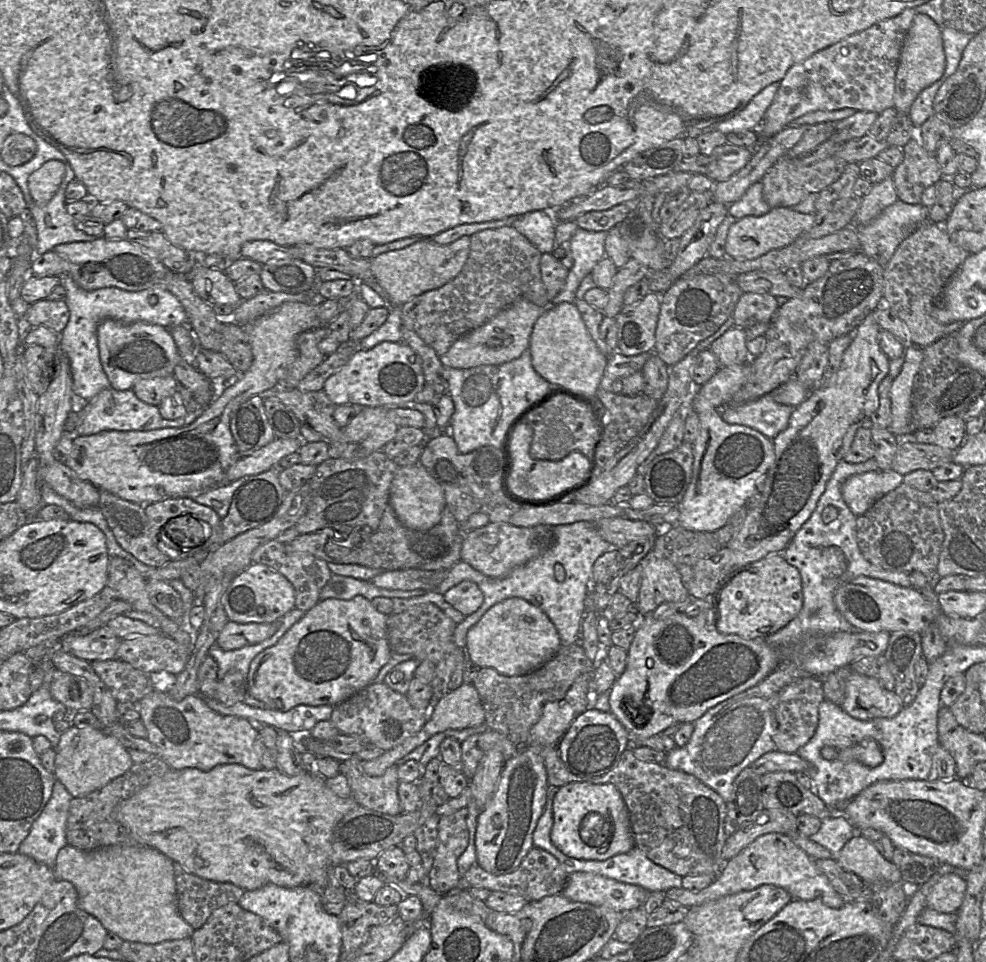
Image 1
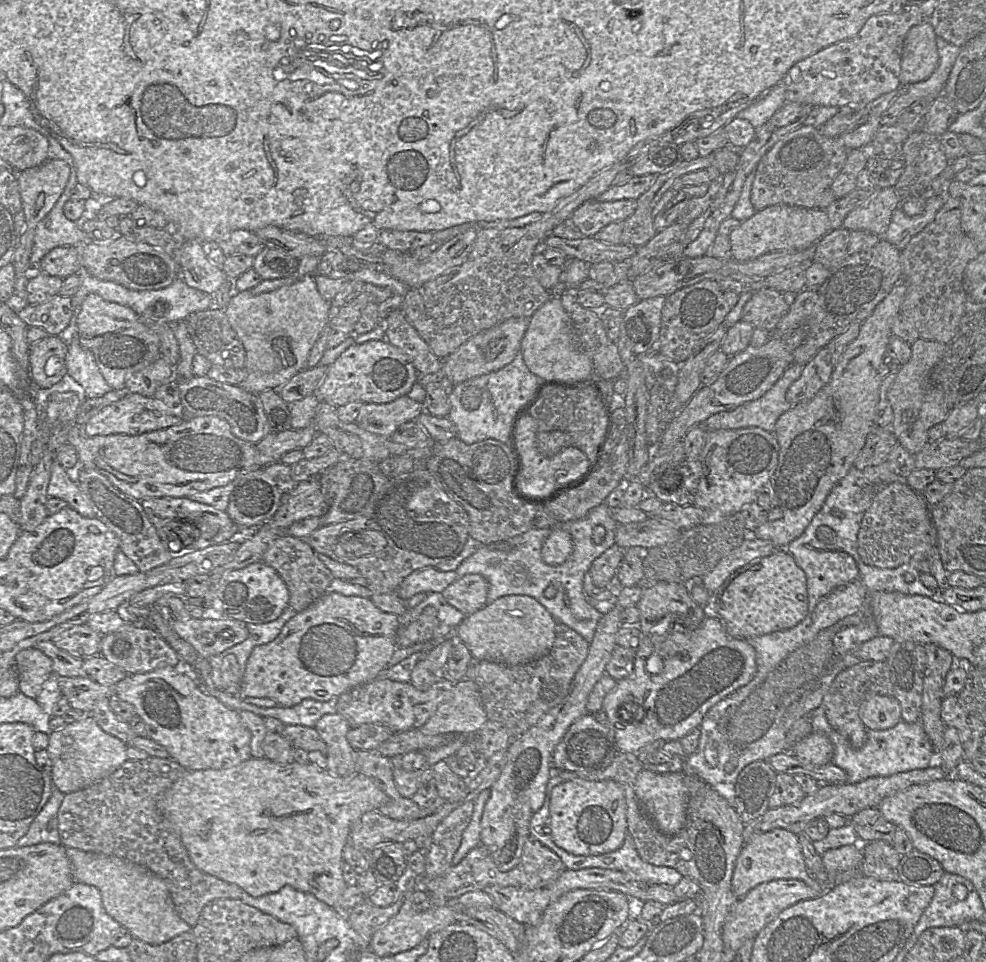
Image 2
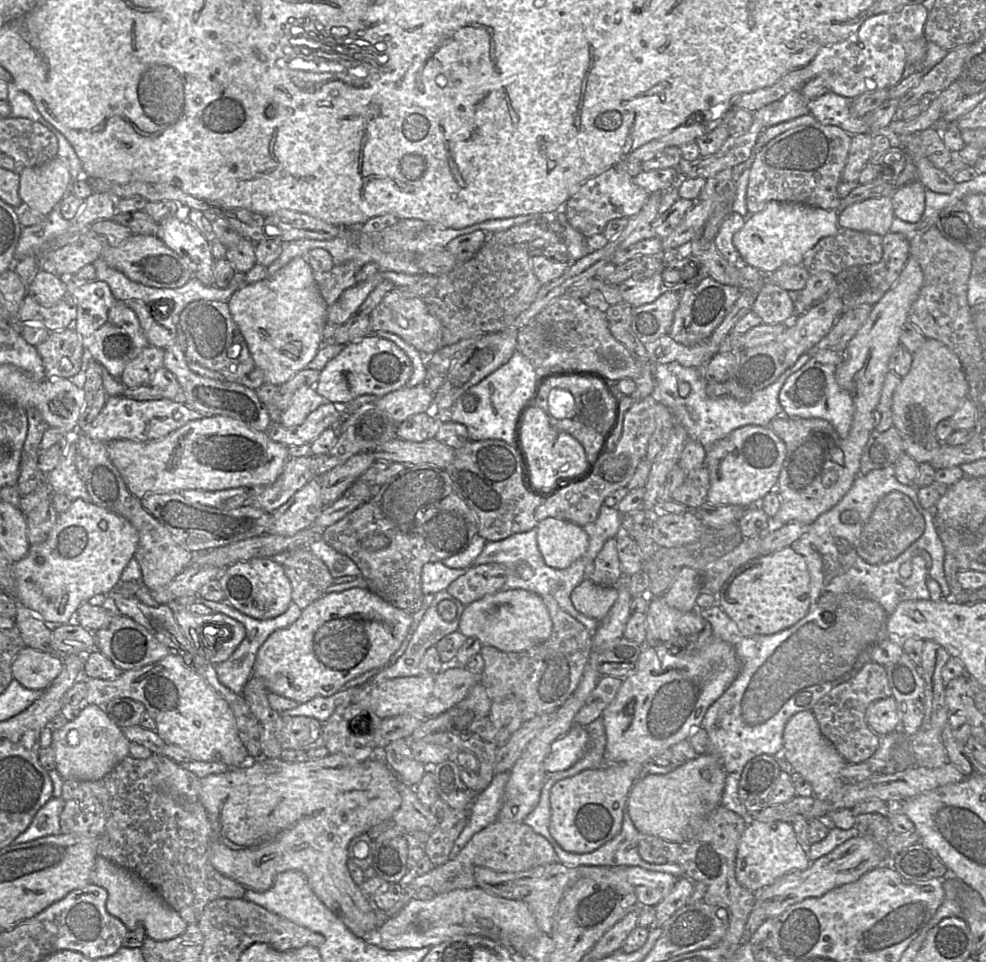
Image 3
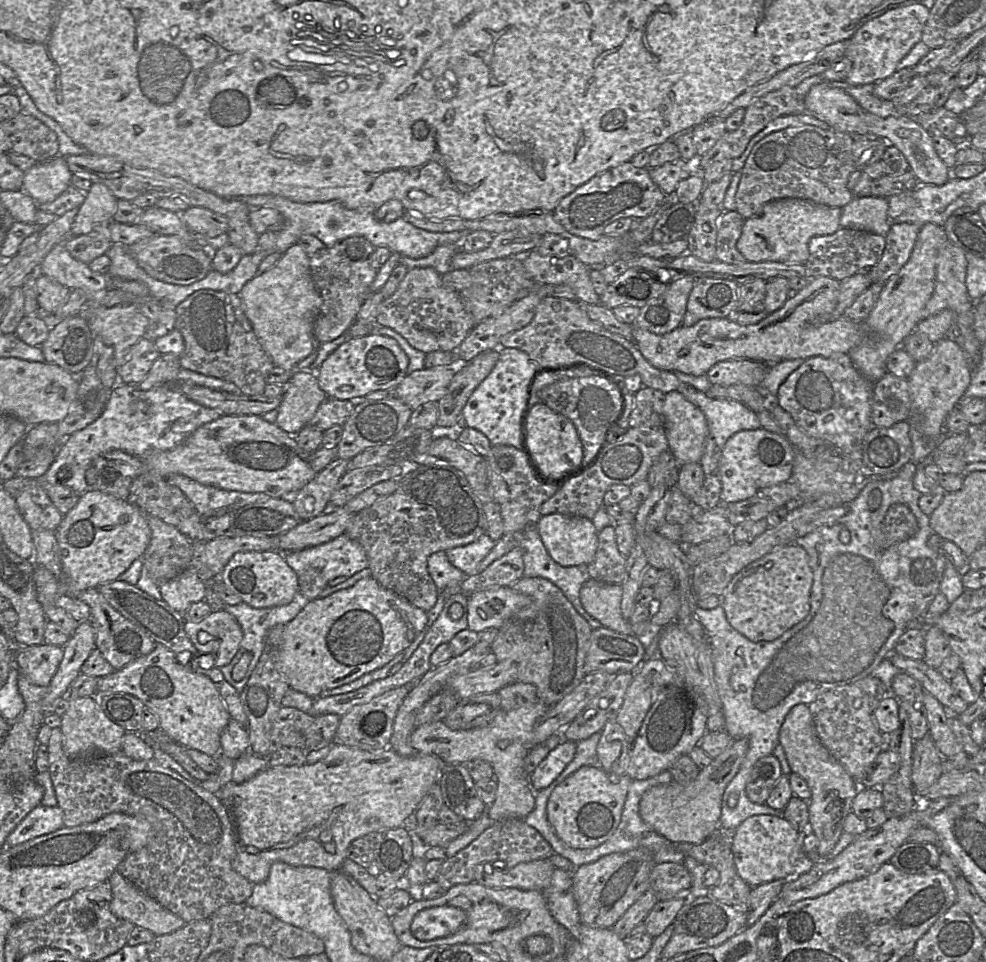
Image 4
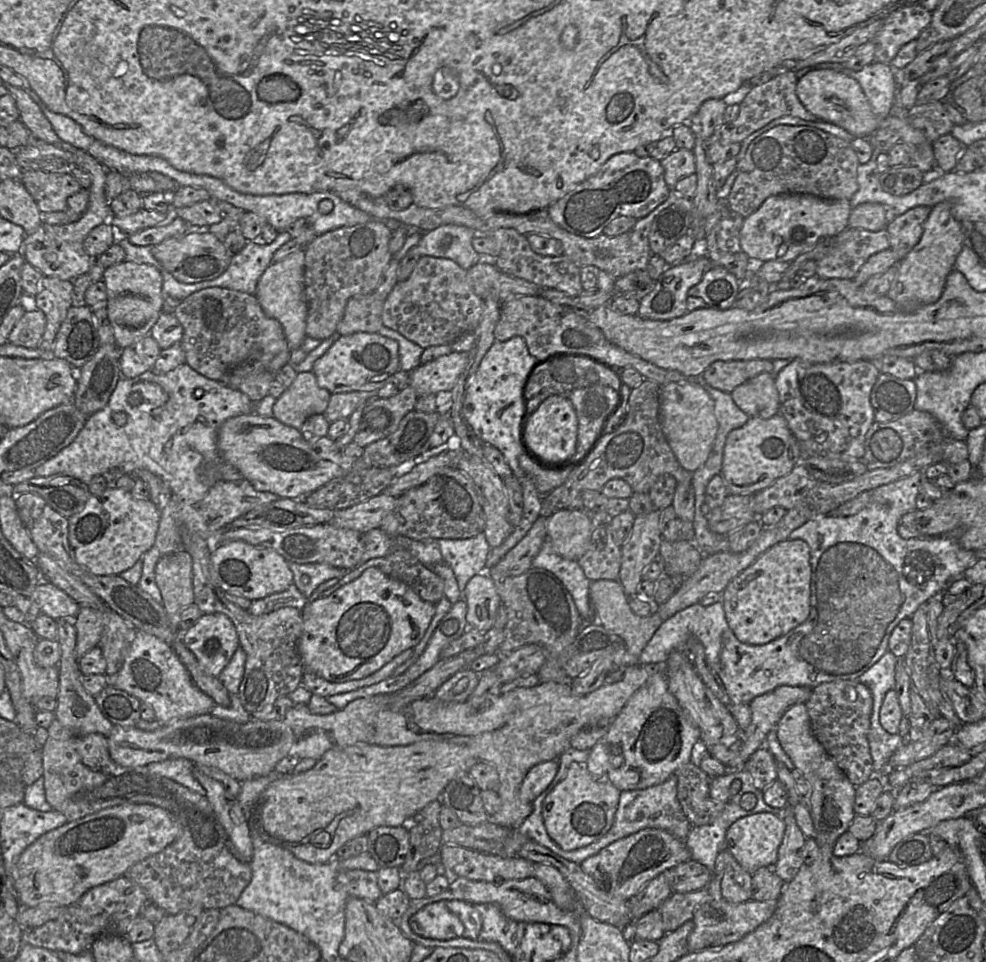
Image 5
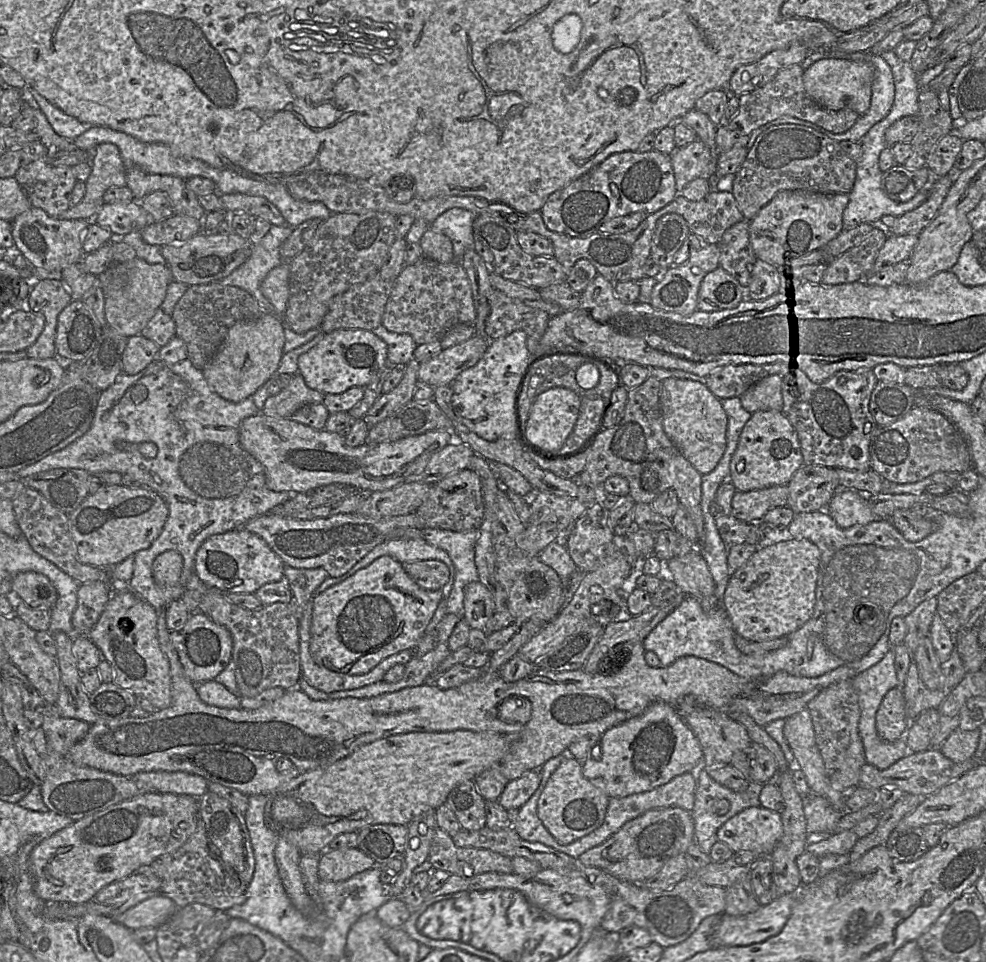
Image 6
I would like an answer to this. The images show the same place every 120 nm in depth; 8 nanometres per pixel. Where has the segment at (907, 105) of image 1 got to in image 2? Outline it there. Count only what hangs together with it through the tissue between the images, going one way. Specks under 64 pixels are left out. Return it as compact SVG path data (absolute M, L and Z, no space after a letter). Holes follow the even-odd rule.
M926 19L908 31L902 49L901 86L924 81L934 73L939 63L936 38Z

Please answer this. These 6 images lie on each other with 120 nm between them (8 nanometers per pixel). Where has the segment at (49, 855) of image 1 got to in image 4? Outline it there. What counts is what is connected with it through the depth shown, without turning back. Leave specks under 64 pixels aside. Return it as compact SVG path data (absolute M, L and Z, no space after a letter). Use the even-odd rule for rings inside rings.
M59 806L35 807L9 834L6 847L20 845L64 827L63 810Z

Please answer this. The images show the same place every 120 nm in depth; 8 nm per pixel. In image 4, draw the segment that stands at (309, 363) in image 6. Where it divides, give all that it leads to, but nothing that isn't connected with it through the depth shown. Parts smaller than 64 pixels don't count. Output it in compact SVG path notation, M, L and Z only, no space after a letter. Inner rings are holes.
M371 333L361 337L351 337L341 344L323 361L319 370L315 372L315 377L327 396L340 400L352 400L355 404L356 400L353 398L365 397L376 390L396 388L407 375L408 364L408 356L394 338Z

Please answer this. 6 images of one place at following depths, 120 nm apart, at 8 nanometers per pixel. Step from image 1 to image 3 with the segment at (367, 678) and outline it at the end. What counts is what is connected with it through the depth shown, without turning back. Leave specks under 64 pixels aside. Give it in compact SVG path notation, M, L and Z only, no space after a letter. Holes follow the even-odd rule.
M353 588L324 594L302 610L291 625L276 630L259 648L253 676L261 678L269 693L306 703L315 697L329 697L347 682L373 669L384 669L414 627L413 615L383 600L368 588Z

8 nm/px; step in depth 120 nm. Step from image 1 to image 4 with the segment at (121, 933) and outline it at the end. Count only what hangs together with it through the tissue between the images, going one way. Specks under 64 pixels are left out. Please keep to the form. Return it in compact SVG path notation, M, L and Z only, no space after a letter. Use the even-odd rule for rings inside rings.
M118 870L107 881L112 889L110 910L116 917L148 929L155 936L169 934L186 924L179 916L126 880Z

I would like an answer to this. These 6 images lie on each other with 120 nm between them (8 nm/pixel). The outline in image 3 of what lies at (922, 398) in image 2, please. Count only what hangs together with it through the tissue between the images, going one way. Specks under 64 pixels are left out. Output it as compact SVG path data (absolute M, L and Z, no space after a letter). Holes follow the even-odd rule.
M926 338L923 345L913 353L913 360L909 372L901 378L893 394L892 419L893 426L899 431L905 452L918 464L930 463L938 454L942 443L936 436L938 423L951 418L965 398L968 397L969 385L958 356L939 340Z

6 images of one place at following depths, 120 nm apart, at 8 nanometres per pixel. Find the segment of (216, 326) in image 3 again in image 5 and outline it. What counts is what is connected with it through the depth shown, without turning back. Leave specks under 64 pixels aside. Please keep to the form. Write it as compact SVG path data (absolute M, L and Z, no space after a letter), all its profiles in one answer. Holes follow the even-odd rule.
M223 287L204 288L182 300L173 313L183 327L181 344L185 351L186 363L201 375L226 383L226 376L234 366L250 358L256 358L262 362L265 370L250 375L237 387L238 390L247 394L254 402L258 402L268 394L270 384L274 380L276 373L289 362L290 348L282 325L278 320L270 318L264 313L254 294Z

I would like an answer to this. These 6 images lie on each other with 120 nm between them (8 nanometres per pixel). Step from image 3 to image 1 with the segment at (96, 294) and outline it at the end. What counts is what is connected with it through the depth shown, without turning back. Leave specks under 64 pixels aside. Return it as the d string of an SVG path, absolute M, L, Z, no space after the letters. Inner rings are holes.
M107 318L102 320L97 327L97 339L101 364L111 387L115 390L132 389L134 384L141 379L173 375L175 366L182 359L169 329L162 325L142 321L126 324Z

